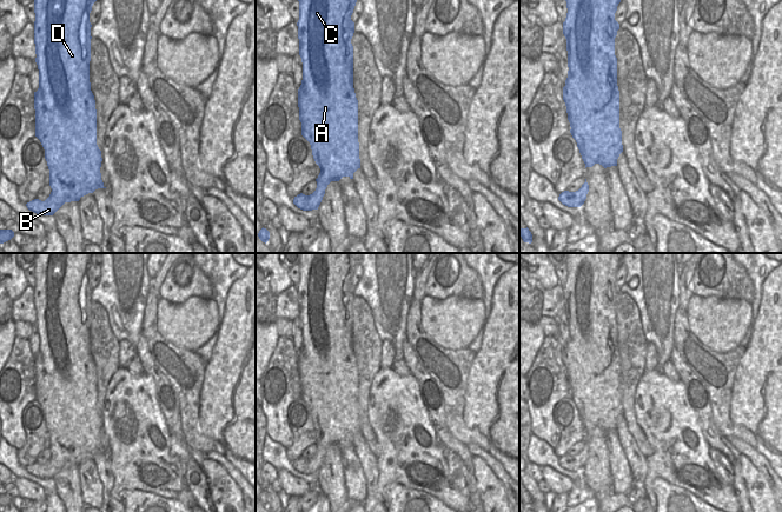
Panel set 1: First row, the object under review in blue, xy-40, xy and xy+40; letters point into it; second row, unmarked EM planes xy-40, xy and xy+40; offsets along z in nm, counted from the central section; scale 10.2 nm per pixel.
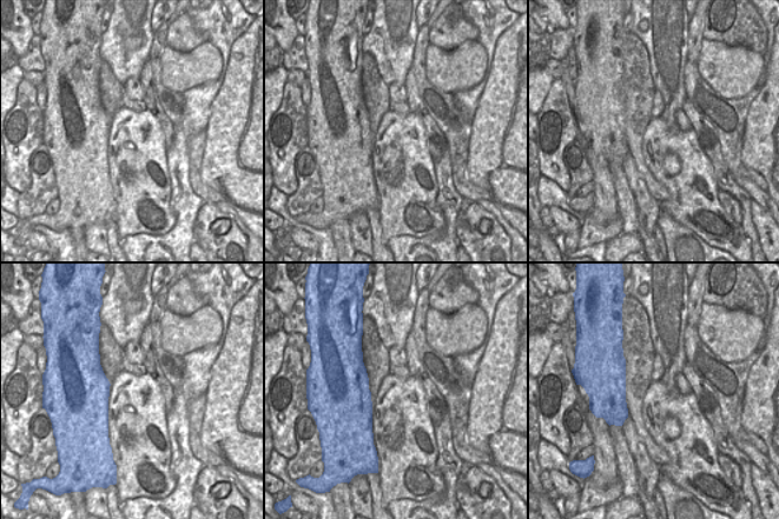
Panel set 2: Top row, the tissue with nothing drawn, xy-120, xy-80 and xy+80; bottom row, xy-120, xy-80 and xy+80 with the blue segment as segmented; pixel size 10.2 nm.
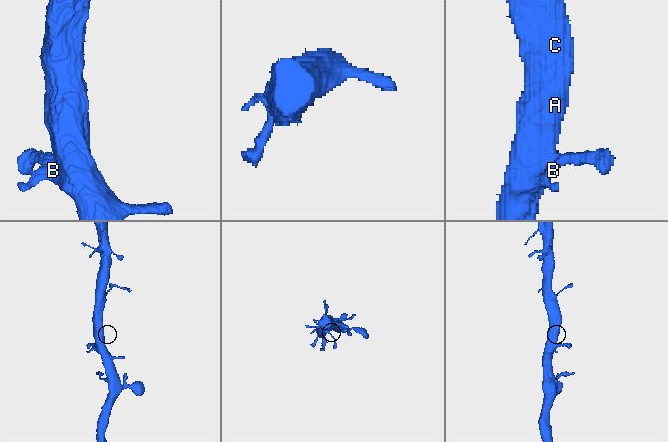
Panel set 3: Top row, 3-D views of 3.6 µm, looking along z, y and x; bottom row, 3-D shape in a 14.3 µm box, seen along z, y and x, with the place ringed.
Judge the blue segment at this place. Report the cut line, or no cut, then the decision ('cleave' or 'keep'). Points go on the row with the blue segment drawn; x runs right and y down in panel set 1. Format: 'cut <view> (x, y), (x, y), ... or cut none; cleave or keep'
cut none; keep

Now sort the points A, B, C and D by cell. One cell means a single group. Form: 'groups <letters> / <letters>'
groups A B C D

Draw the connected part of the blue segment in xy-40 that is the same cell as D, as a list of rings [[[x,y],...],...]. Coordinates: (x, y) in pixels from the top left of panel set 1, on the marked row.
[[[34,0],[34,44],[35,44],[35,62],[39,69],[39,88],[34,92],[34,109],[35,109],[35,137],[40,140],[44,149],[45,149],[45,159],[47,161],[47,166],[49,169],[49,186],[52,192],[49,197],[41,201],[39,199],[34,199],[26,204],[27,208],[37,214],[41,215],[53,215],[65,202],[79,201],[81,197],[93,193],[98,188],[106,188],[101,180],[101,151],[97,145],[97,109],[95,109],[95,100],[94,95],[91,91],[90,82],[90,61],[91,61],[91,22],[90,22],[90,13],[92,11],[92,6],[97,0]]]

